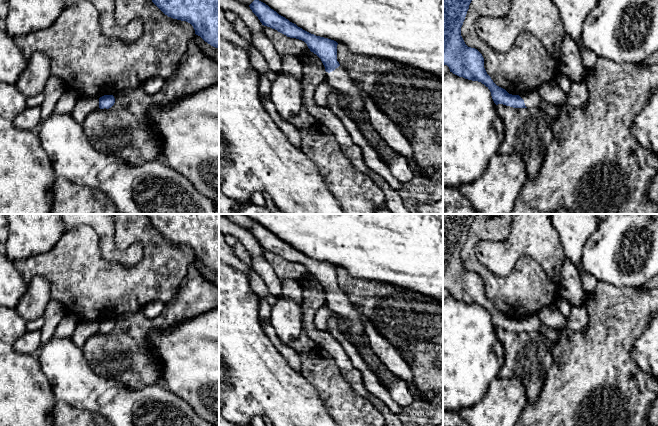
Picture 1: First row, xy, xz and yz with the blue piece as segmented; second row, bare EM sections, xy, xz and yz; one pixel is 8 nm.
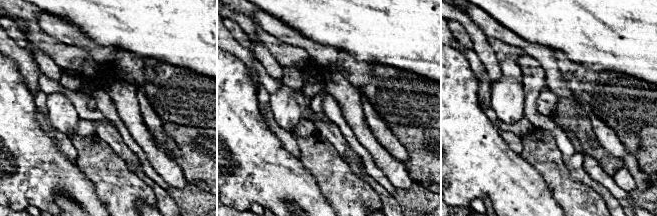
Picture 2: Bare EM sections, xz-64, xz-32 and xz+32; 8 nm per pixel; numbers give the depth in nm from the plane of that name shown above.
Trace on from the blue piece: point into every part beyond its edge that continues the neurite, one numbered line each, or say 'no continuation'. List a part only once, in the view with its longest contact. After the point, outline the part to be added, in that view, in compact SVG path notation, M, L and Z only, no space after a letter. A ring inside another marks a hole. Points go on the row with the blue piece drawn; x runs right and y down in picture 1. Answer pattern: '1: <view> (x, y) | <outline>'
1: xz (339, 79) | M340 65L334 71L326 72L326 80L337 92L344 93L350 99L349 110L356 123L369 143L376 146L380 158L388 159L388 167L392 174L402 183L410 182L415 174L407 159L392 150L384 140L381 139L370 122L362 120L362 111L365 109L365 98L356 83L350 78L348 72Z

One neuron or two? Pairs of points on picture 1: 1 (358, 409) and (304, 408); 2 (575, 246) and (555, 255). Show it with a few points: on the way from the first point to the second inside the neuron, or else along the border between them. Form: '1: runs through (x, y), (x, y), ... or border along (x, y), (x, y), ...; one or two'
1: border along (314, 387), (330, 415); two
2: border along (555, 229), (563, 253), (566, 256); two

